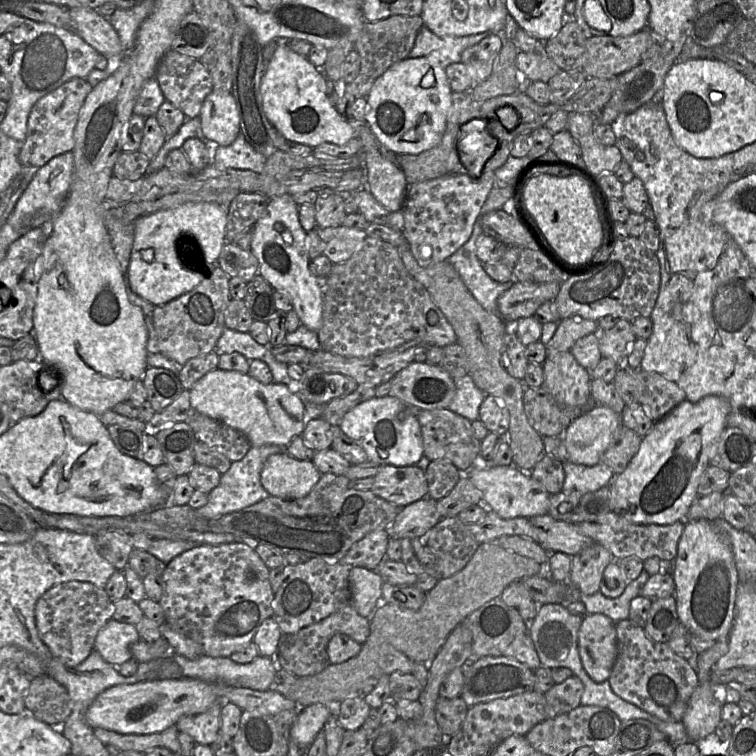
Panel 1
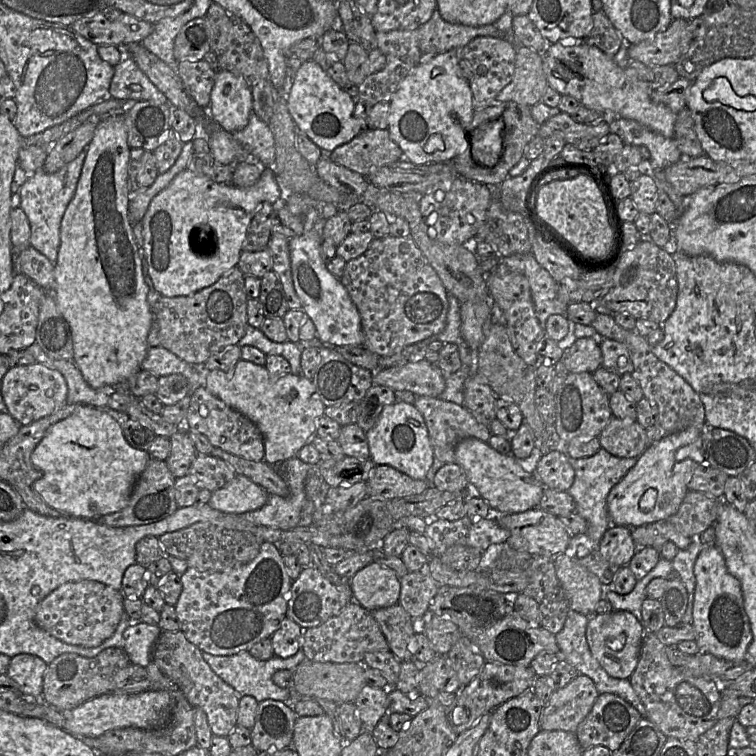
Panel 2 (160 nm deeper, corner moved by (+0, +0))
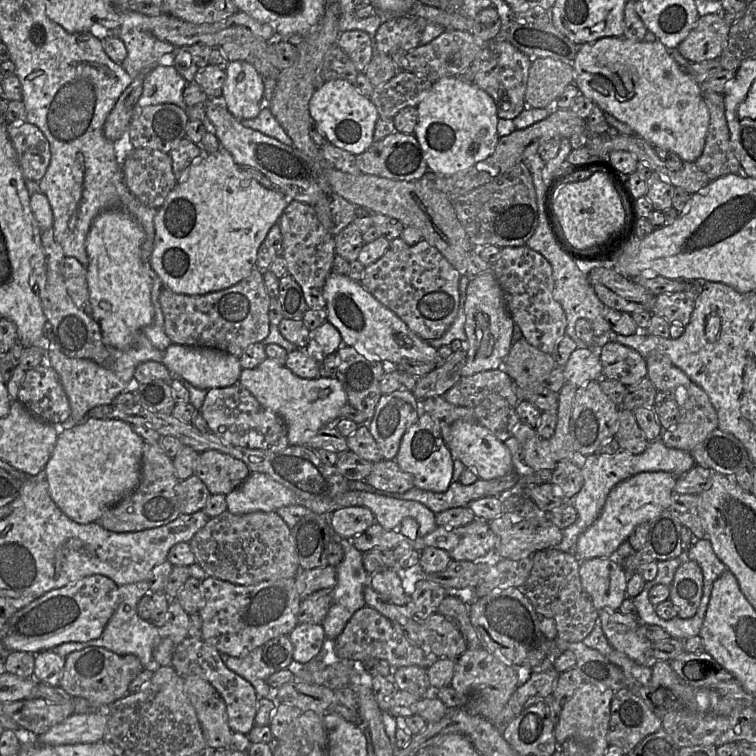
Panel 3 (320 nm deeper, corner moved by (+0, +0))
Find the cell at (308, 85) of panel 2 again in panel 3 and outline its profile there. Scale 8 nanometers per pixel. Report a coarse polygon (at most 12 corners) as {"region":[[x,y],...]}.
{"region":[[348,80],[325,81],[309,112],[325,140],[359,155],[377,107]]}

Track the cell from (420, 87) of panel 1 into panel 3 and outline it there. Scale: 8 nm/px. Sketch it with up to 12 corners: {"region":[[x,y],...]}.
{"region":[[436,81],[413,134],[428,170],[473,167],[500,120],[492,97]]}

